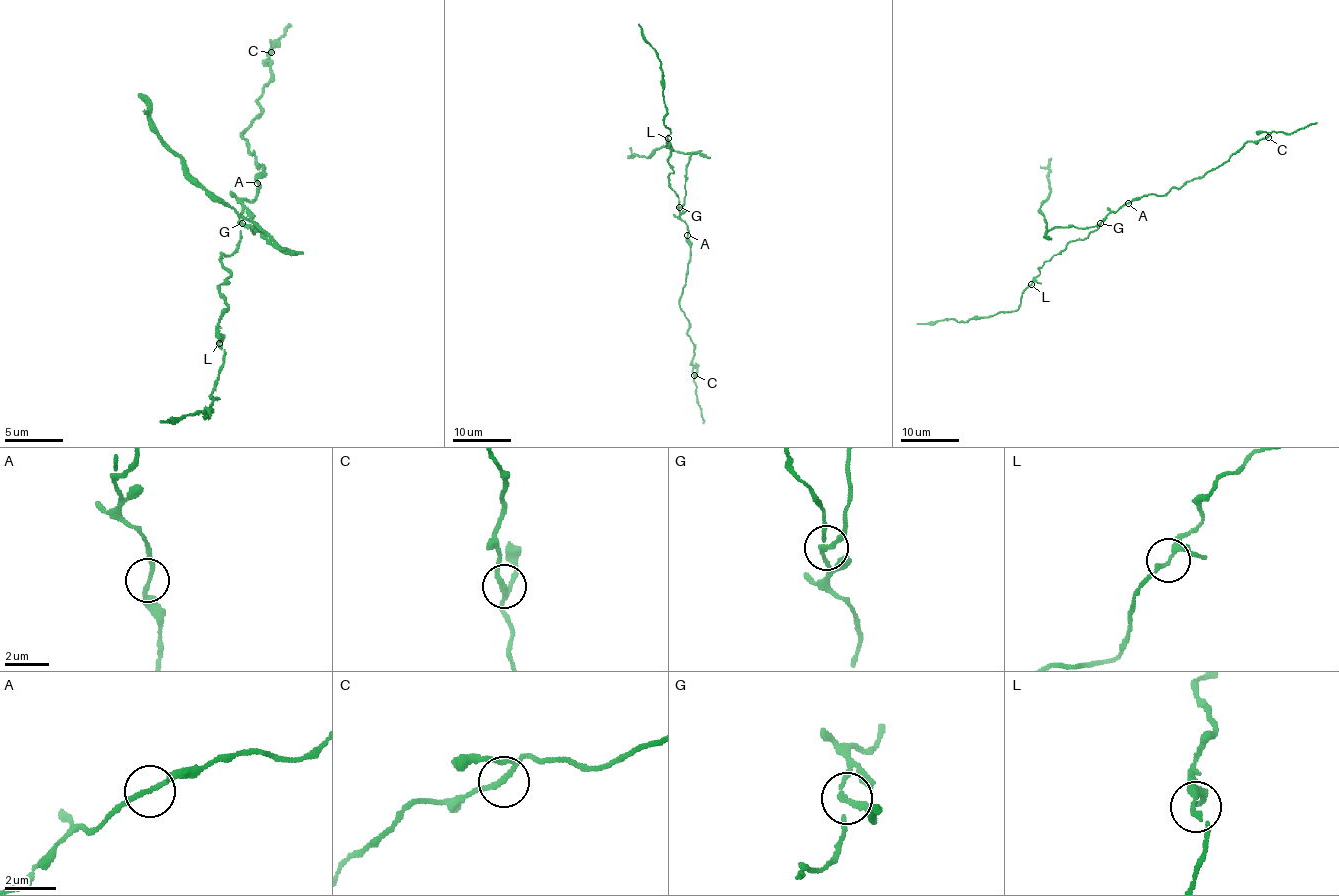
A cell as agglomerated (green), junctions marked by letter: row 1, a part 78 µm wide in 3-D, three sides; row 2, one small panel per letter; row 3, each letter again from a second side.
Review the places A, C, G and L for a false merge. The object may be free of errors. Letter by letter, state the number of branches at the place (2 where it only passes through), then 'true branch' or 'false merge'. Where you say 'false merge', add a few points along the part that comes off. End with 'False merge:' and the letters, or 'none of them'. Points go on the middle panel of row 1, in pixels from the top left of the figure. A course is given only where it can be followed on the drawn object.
A: 2 | true branch
C: 3 | true branch
G: 3 | false merge | (680, 207), (685, 195), (690, 153), (677, 153), (668, 147), (660, 147), (649, 157), (632, 155), (627, 158)
L: 3 | true branch
False merge: G

